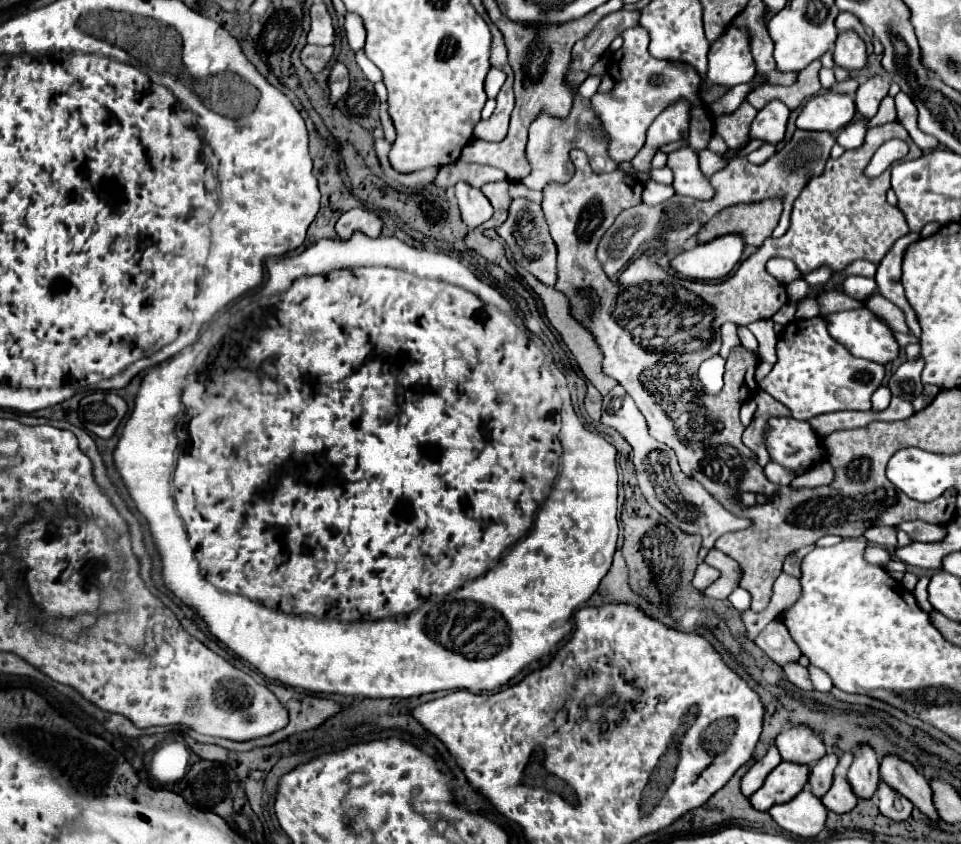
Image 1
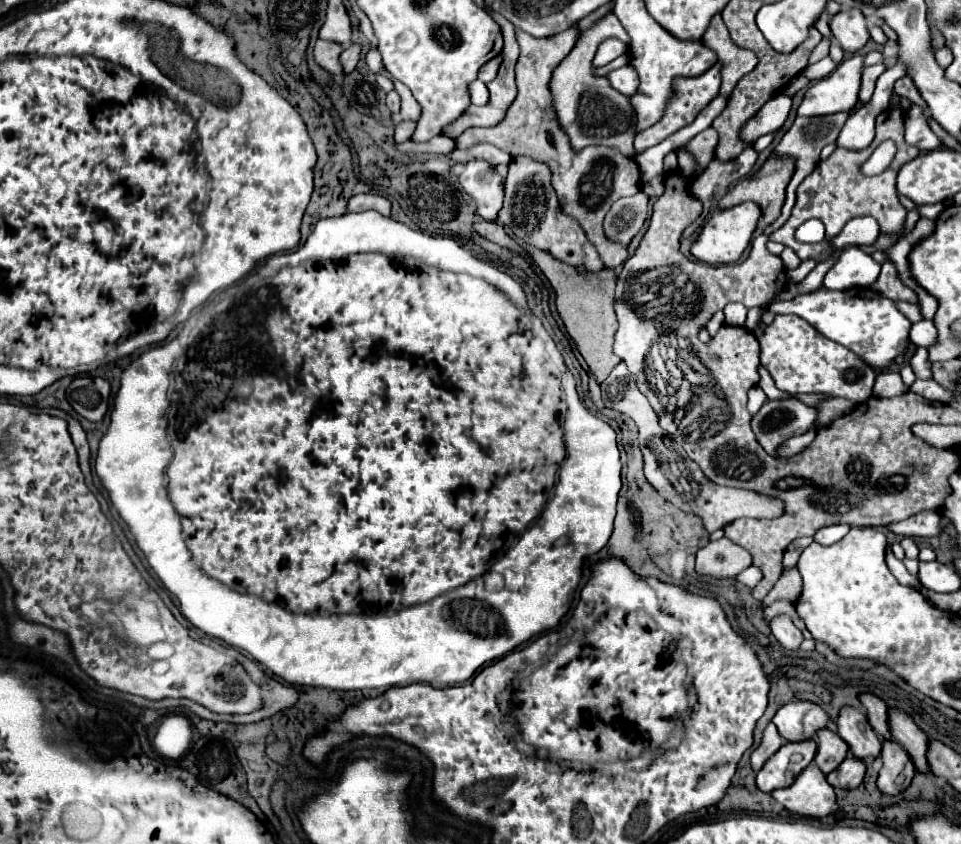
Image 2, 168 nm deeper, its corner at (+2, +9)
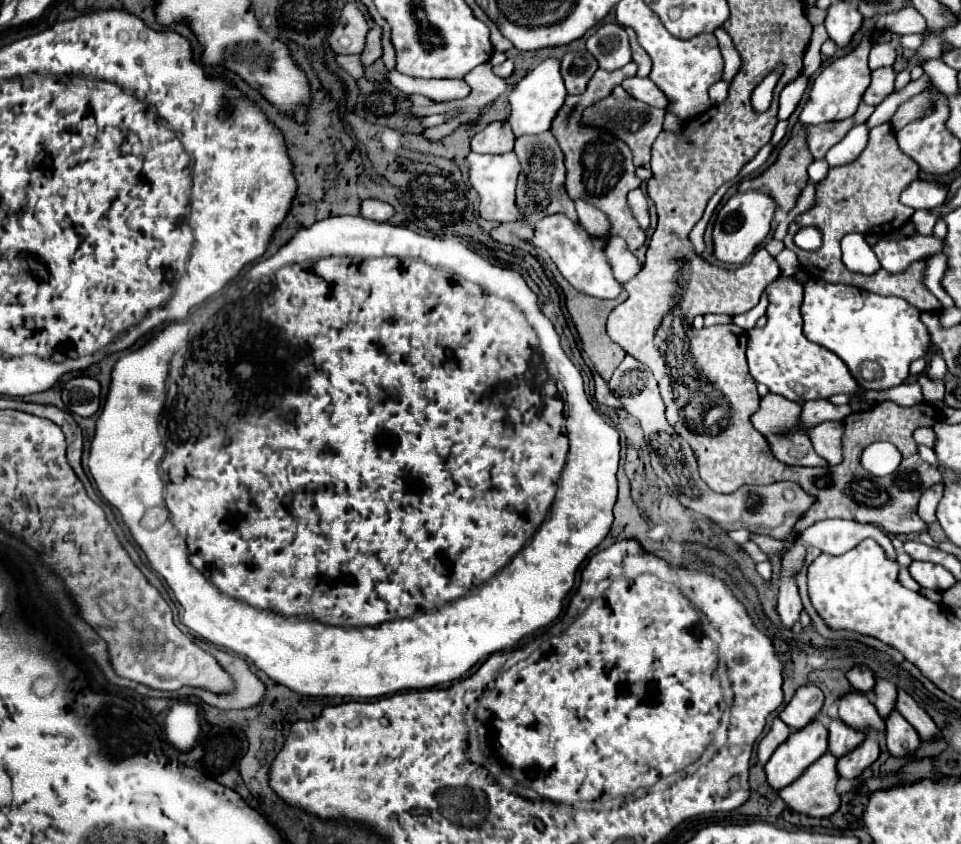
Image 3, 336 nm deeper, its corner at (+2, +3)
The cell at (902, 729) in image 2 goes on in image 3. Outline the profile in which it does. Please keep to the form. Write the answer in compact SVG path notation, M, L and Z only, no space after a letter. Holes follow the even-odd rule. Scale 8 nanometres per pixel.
M875 679L875 693L873 693L873 705L877 707L881 717L887 717L891 709L895 709L895 695L897 687L887 679Z

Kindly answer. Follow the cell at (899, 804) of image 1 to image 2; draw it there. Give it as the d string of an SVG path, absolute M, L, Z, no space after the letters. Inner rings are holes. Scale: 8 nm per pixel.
M883 741L881 749L883 767L879 771L877 789L885 795L899 795L903 793L915 775L915 767L909 755L901 749L897 741Z

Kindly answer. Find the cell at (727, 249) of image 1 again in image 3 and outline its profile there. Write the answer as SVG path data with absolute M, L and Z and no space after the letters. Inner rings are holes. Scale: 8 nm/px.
M745 191L735 193L719 211L717 223L713 229L715 257L723 263L745 263L747 257L755 251L755 247L769 235L771 221L777 211L775 201L767 191Z

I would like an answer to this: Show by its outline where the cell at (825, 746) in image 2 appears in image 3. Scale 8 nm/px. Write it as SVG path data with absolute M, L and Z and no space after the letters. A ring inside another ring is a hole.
M831 719L829 723L829 751L835 757L853 751L865 737L867 737L865 733L859 733L849 725L843 725L839 719Z

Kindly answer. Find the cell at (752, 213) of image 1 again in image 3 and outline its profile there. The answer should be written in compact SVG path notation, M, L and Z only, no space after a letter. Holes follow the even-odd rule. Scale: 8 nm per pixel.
M797 123L793 129L791 129L791 139L787 141L787 145L779 151L779 157L777 161L761 175L753 177L753 179L747 179L739 185L739 191L751 191L751 189L767 189L771 193L771 197L777 201L779 209L785 209L785 211L791 211L801 195L801 191L805 189L809 177L807 177L807 167L809 163L813 161L811 157L811 151L807 149L807 131L805 131L805 125Z

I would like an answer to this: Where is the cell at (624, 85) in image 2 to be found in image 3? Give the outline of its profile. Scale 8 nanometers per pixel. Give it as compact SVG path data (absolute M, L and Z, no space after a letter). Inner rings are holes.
M631 77L621 83L635 99L651 105L651 107L663 107L667 109L667 97L663 97L661 89L651 81L651 79L641 79L641 77Z

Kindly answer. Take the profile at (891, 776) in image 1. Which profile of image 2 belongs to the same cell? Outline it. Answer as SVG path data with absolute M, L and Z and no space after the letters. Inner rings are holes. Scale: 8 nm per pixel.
M869 693L861 695L859 699L861 699L861 703L865 705L869 723L871 723L871 727L875 729L875 733L879 735L879 739L881 739L881 741L883 741L883 739L893 739L891 729L889 729L889 723L887 723L887 721L889 721L889 713L887 713L885 703L883 703L879 697L869 695Z

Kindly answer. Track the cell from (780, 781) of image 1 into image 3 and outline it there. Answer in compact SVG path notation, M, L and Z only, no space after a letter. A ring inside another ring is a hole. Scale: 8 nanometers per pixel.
M815 719L805 729L793 731L783 741L765 765L767 781L773 789L783 789L793 783L815 759L827 751L827 729Z

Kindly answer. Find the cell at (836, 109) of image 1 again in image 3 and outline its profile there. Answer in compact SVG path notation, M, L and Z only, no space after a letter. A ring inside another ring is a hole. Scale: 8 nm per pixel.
M867 31L861 39L861 43L849 51L847 55L831 61L827 67L823 67L823 71L817 75L817 79L813 81L811 93L809 93L809 101L805 103L803 111L801 111L801 123L803 125L819 125L819 123L829 123L829 121L837 121L839 117L853 117L853 113L857 111L861 97L865 93L865 89L869 87L871 81L871 69L867 65L867 57L869 57L869 49L871 49L871 39L873 39L873 31Z

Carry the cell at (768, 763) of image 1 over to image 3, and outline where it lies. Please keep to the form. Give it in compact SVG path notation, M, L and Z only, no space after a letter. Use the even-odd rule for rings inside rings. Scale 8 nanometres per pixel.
M775 717L773 725L771 725L771 731L759 743L759 761L763 765L769 761L769 757L773 755L773 751L789 737L789 733L791 733L791 729L787 729L787 725L779 717Z

